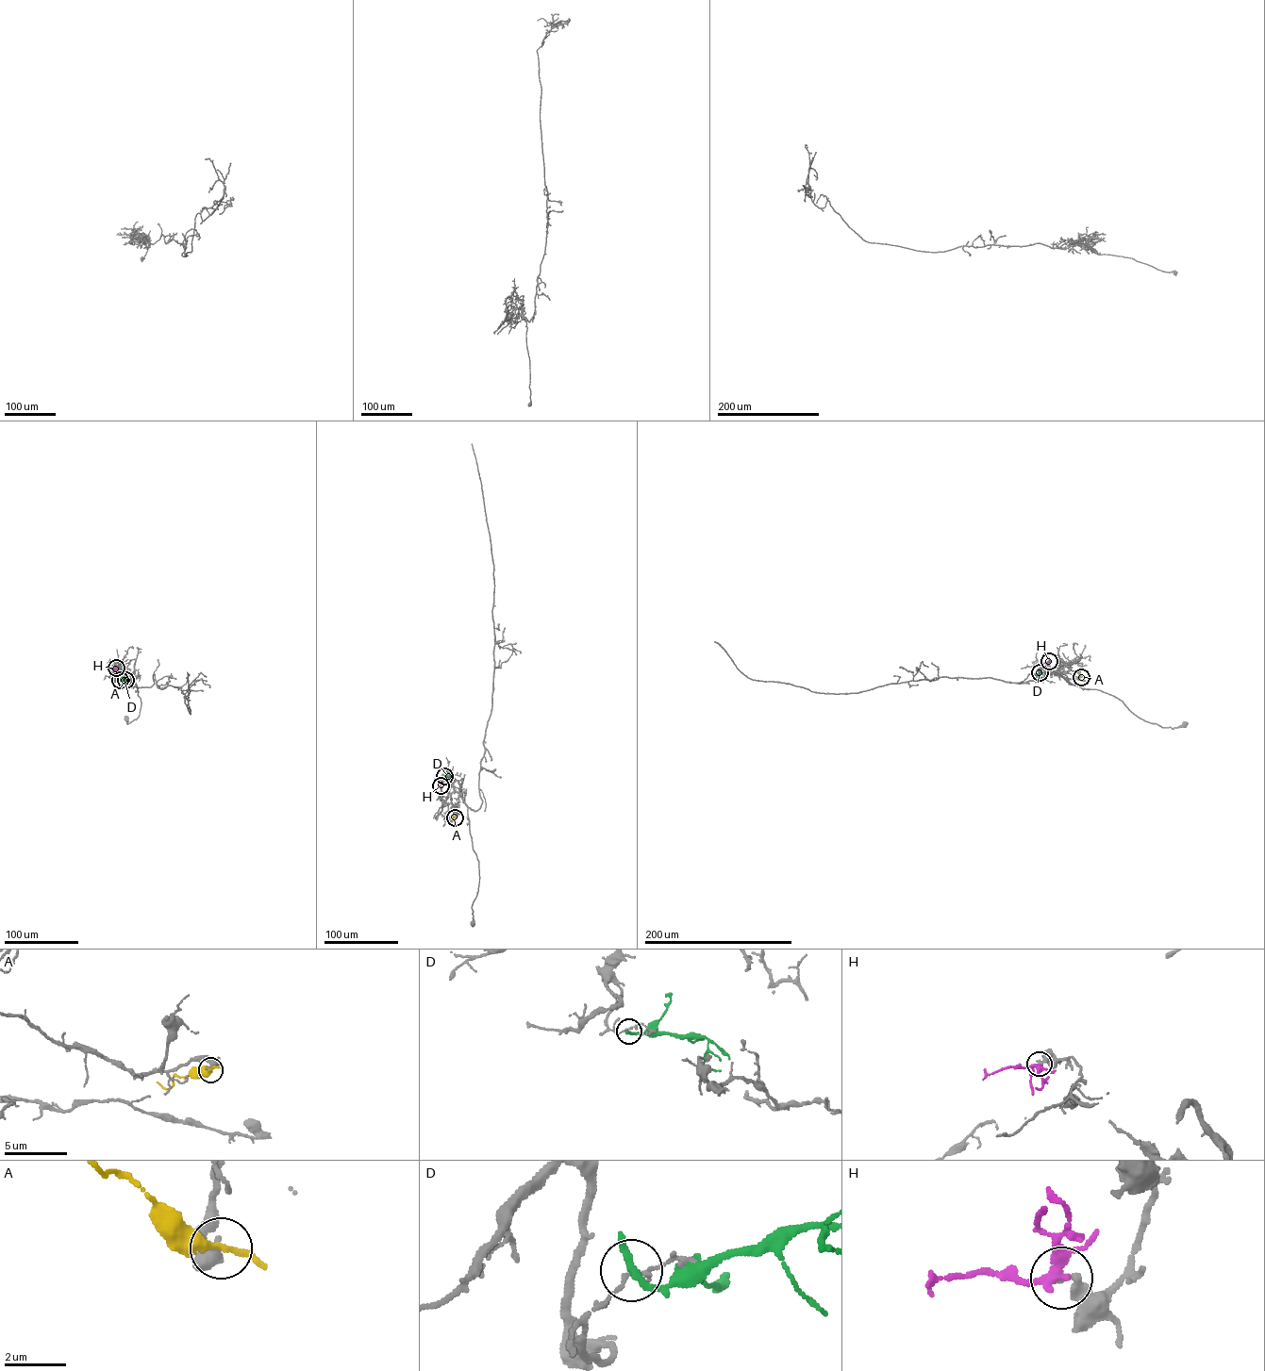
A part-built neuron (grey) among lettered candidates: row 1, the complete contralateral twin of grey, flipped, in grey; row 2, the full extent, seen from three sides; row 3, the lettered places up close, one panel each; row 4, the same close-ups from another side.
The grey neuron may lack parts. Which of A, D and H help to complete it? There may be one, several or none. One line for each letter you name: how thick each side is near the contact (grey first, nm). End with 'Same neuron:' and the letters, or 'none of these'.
Same neuron: none of these

